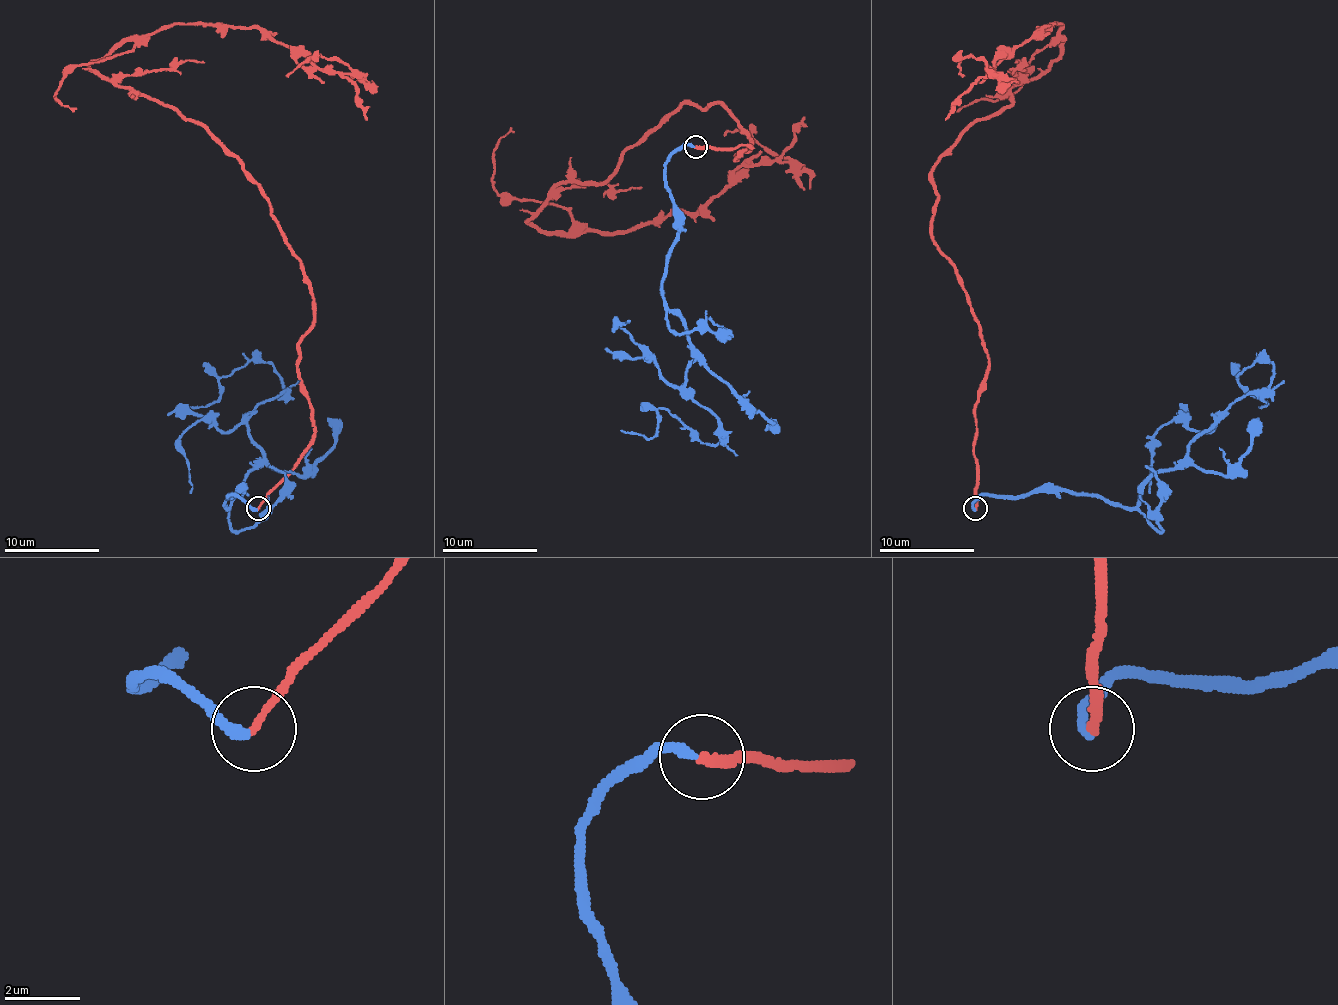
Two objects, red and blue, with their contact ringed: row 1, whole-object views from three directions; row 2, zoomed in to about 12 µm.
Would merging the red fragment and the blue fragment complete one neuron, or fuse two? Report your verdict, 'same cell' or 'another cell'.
another cell

